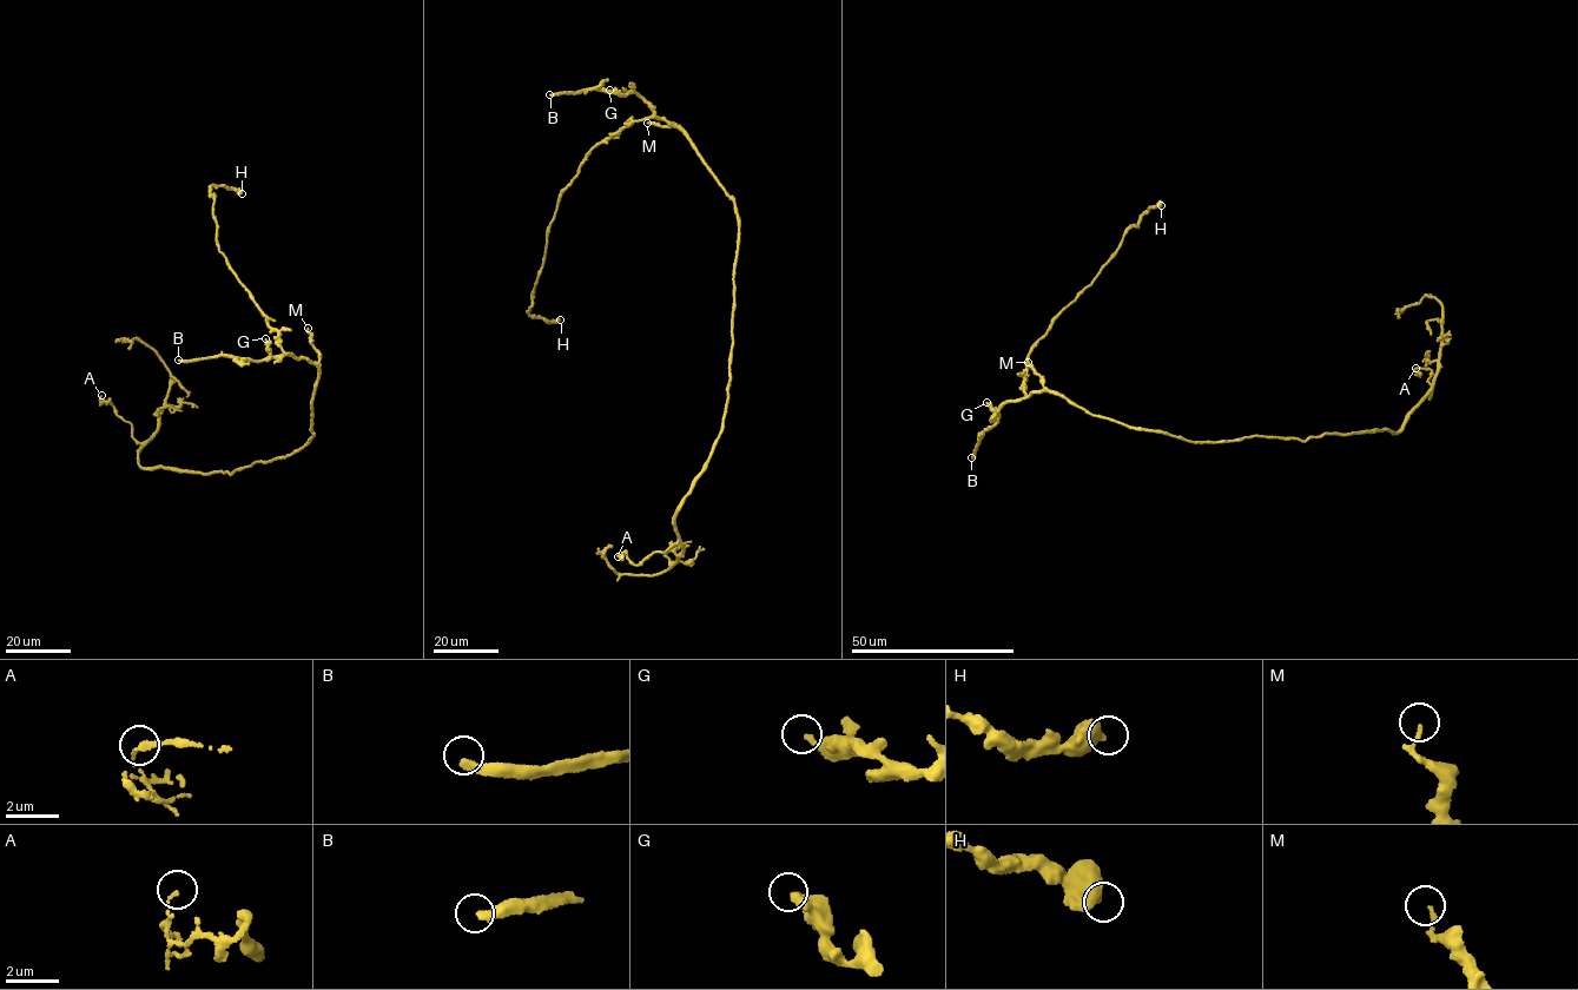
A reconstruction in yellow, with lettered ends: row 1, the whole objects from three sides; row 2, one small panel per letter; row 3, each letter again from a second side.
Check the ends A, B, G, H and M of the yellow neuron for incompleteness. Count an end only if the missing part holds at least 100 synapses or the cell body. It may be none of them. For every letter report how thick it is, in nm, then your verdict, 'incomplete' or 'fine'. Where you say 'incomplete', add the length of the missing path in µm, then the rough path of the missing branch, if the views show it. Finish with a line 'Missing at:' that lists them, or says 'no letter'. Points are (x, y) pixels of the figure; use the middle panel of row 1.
A: 120 nm thick; fine
B: 320 nm thick; incomplete; about 50 µm are missing; missing branch runs (549, 94), (530, 92), (517, 100), (486, 103), (476, 111), (463, 139), (473, 144), (482, 138)
G: 260 nm thick; fine
H: 650 nm thick; fine
M: 100 nm thick; fine
Missing at: B

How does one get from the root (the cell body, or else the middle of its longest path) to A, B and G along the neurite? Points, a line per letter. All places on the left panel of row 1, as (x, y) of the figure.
A: (292, 453), (229, 474), (143, 468), (138, 455), (145, 442), (133, 439), (131, 424), (101, 395)
B: (292, 453), (315, 435), (311, 402), (319, 374), (316, 364), (290, 354), (258, 361), (223, 355), (178, 360)
G: (292, 453), (315, 435), (311, 402), (319, 374), (316, 364), (306, 358), (290, 354), (270, 355), (265, 338)

